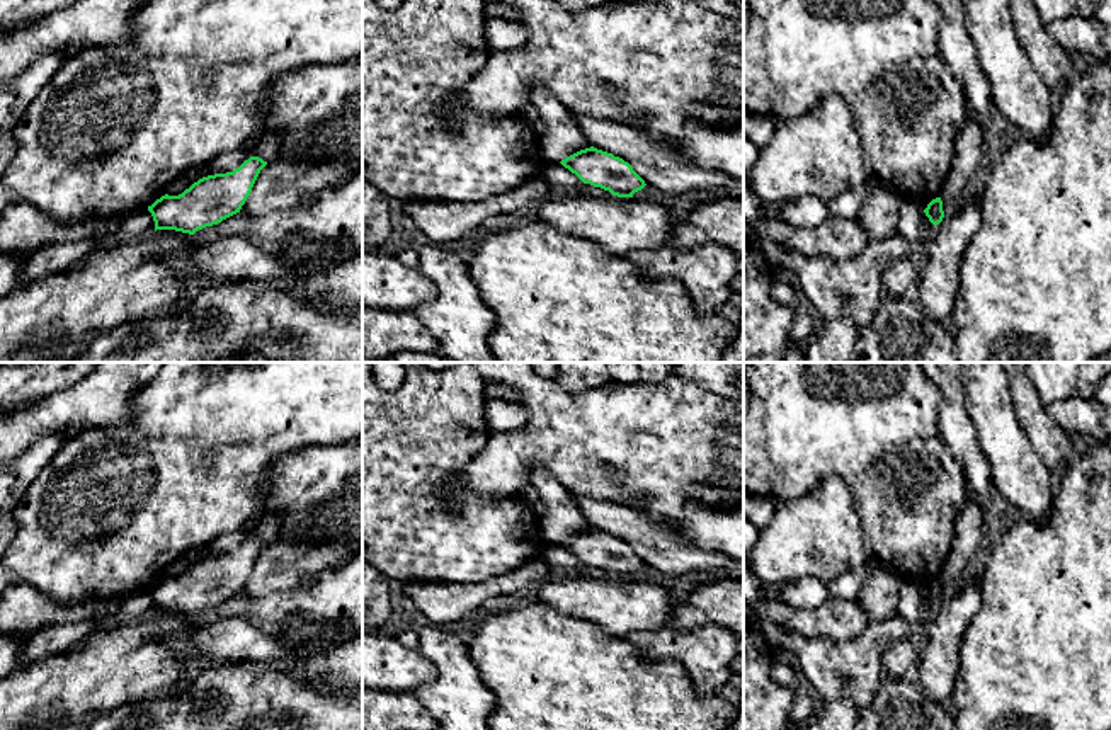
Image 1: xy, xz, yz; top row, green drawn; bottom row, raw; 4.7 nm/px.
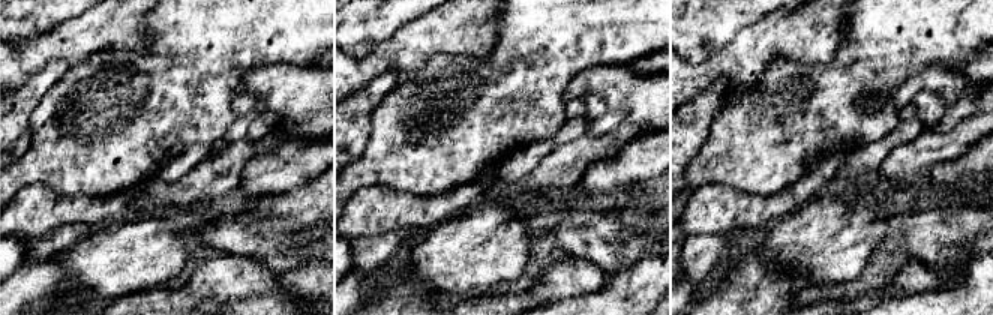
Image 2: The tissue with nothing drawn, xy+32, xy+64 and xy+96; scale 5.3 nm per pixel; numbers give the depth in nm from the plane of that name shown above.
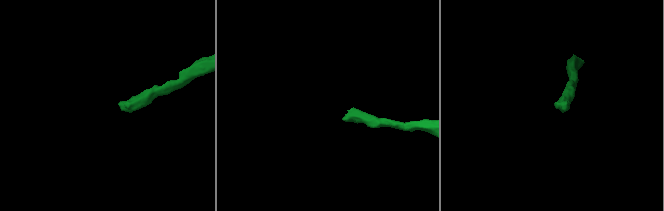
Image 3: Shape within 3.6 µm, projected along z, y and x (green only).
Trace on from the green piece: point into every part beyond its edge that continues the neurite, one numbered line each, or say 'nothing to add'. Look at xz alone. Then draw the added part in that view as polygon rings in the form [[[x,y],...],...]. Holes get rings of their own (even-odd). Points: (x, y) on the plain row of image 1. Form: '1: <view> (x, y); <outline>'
nothing to add

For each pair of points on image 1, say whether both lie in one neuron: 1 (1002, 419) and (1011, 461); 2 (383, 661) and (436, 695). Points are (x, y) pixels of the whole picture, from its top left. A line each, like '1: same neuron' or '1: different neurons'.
1: same neuron
2: different neurons

